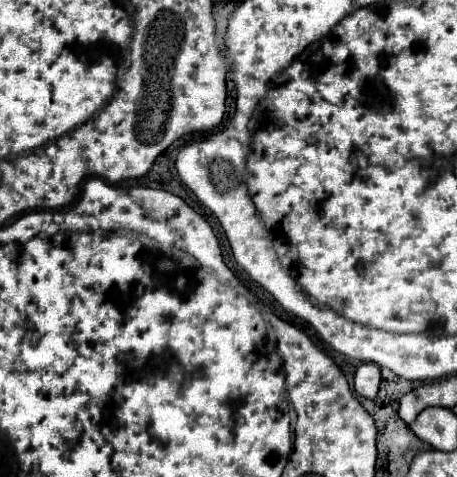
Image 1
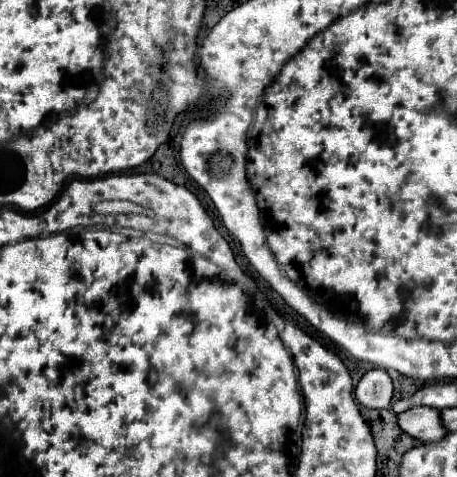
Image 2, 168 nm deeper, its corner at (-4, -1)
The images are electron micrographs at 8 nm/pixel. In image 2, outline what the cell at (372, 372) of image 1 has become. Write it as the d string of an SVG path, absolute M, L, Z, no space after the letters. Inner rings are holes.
M385 369L367 371L355 389L355 397L367 409L387 409L393 397L393 383L387 371Z

